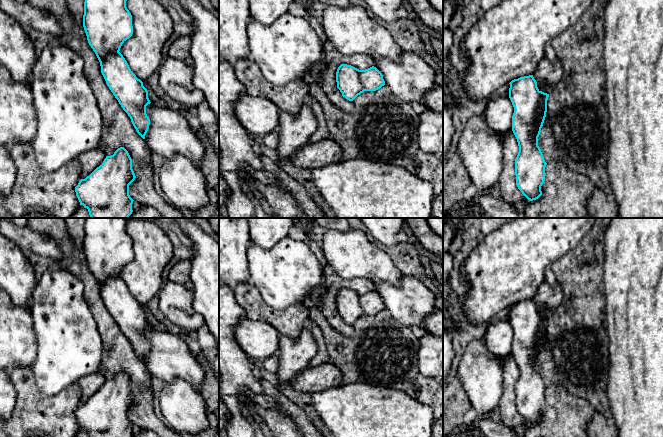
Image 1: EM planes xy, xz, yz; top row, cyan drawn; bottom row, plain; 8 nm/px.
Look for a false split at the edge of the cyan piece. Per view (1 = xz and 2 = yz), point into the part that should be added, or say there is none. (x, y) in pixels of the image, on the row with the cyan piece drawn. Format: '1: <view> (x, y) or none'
1: none
2: none

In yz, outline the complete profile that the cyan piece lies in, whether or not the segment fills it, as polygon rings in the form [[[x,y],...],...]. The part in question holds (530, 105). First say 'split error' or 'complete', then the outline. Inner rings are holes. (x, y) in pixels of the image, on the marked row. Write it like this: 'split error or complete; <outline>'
complete; [[[533,75],[514,79],[509,84],[509,98],[514,107],[512,131],[519,146],[519,152],[515,159],[516,185],[528,200],[533,201],[542,195],[541,186],[546,176],[545,167],[547,163],[538,146],[538,137],[546,117],[549,94],[538,89]]]

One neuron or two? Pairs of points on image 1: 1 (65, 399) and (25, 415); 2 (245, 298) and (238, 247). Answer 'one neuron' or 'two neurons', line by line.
1: one neuron
2: two neurons

